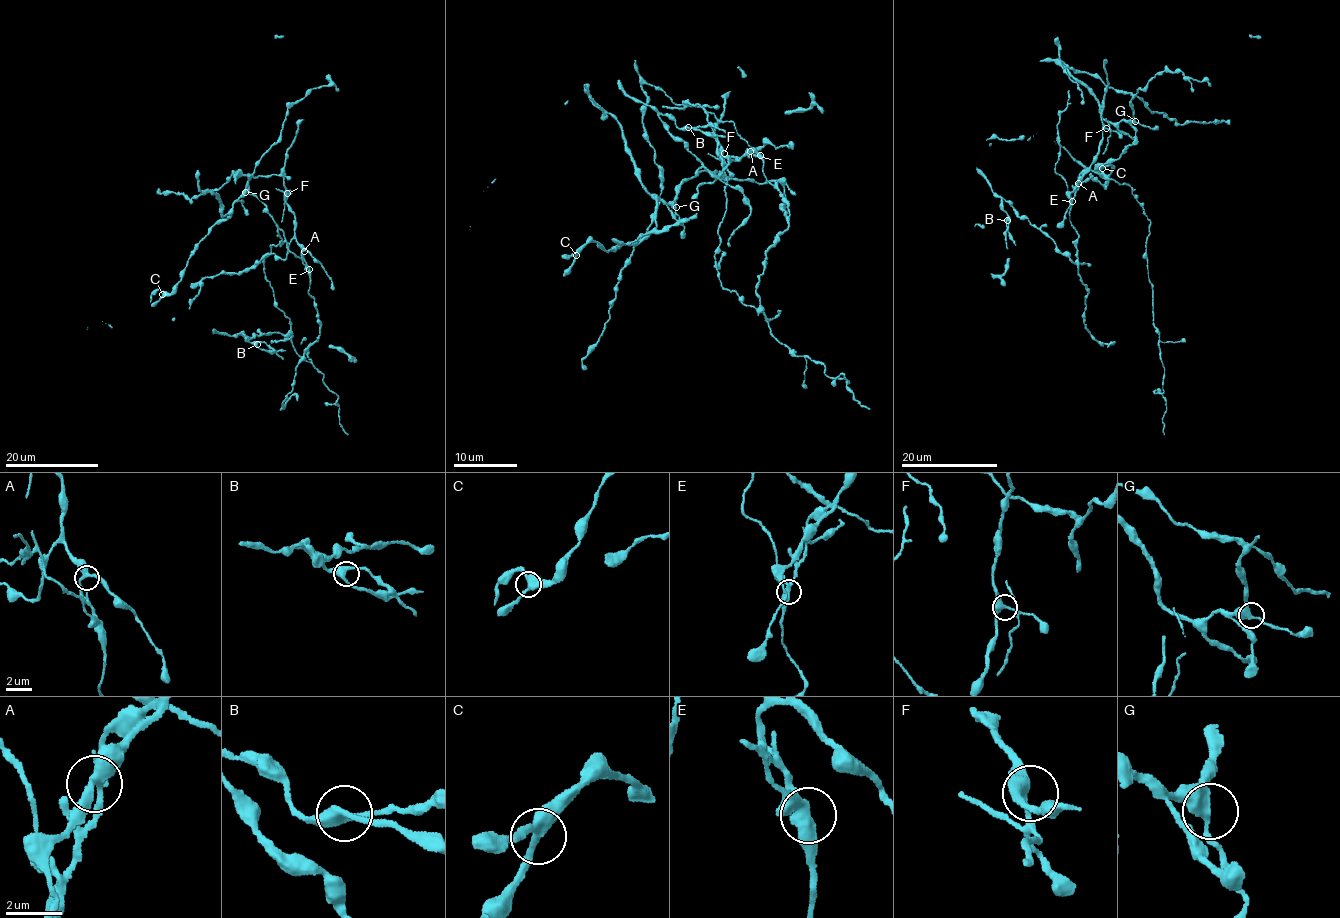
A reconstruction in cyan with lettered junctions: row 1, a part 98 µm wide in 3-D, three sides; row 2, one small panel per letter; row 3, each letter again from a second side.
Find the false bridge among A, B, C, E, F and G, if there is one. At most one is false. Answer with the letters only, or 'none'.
E

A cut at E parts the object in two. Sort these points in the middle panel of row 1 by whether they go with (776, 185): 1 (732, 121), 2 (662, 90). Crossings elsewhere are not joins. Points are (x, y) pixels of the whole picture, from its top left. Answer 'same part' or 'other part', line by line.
1: other part
2: same part

